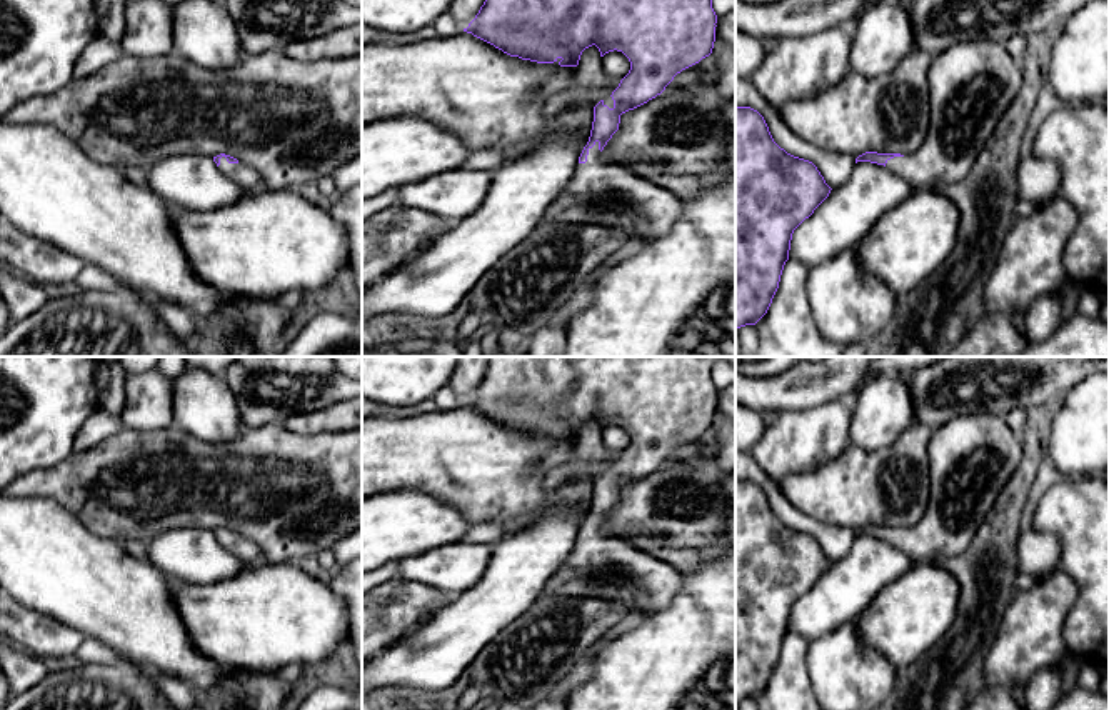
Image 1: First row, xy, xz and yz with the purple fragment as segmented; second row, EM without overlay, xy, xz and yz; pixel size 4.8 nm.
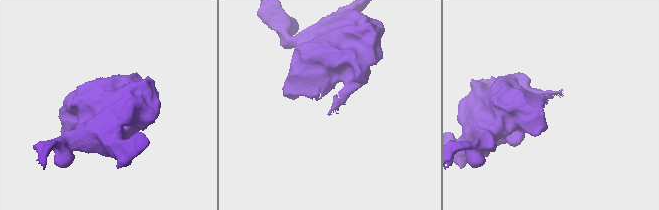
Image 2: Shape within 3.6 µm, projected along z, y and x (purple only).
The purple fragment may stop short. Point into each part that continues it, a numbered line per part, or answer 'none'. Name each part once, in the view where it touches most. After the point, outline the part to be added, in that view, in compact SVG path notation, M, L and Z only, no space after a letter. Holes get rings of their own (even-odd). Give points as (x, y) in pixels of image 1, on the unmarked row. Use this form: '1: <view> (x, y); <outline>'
1: xz (606, 567); M595 515L587 535L577 537L569 558L549 578L544 593L619 602L629 613L645 618L667 608L682 585L679 570L607 535Z

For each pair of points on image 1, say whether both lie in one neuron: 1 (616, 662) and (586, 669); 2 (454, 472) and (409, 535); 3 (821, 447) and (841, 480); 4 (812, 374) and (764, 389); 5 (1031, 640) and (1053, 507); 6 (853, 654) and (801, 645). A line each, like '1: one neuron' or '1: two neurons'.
1: two neurons
2: two neurons
3: two neurons
4: one neuron
5: two neurons
6: two neurons

